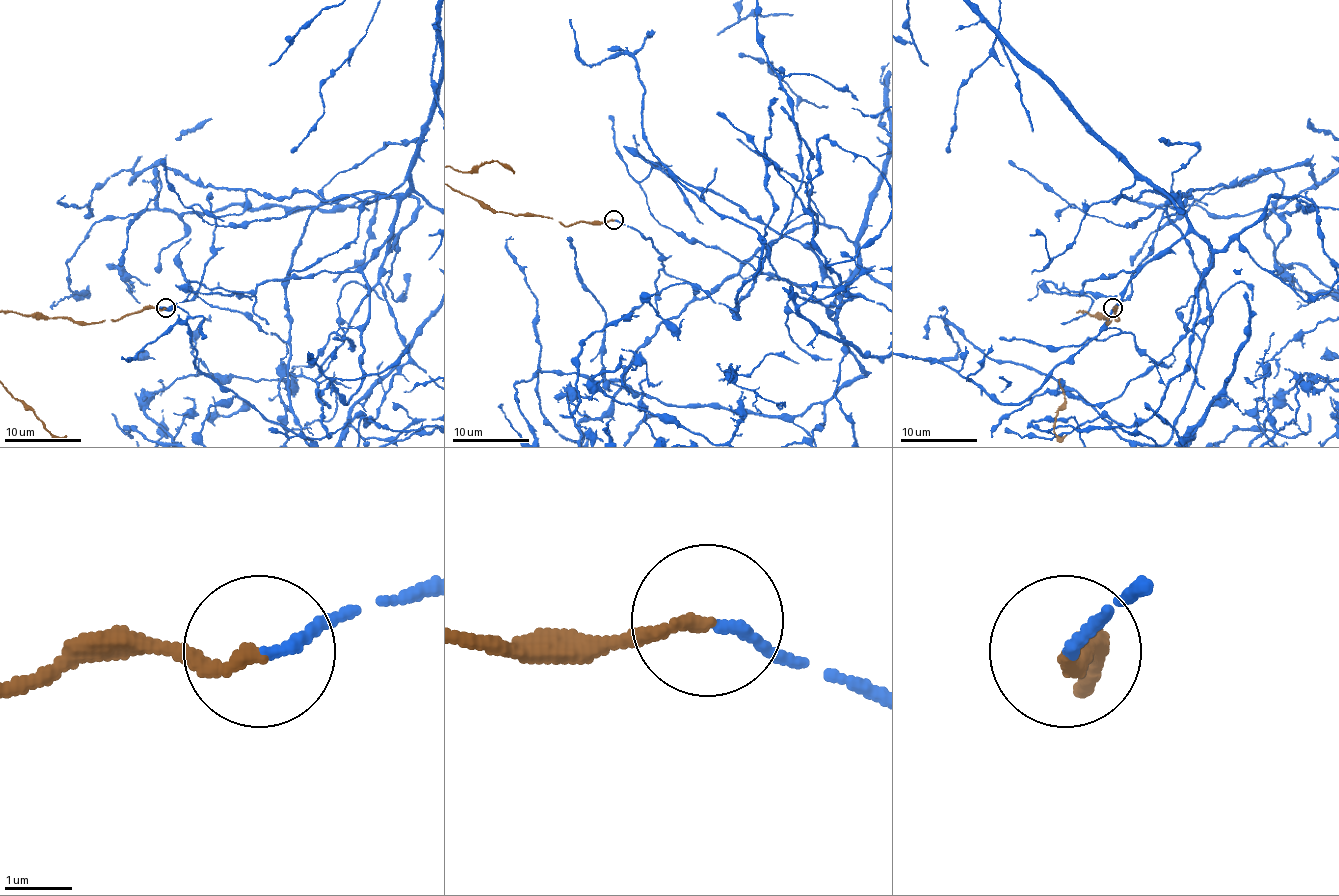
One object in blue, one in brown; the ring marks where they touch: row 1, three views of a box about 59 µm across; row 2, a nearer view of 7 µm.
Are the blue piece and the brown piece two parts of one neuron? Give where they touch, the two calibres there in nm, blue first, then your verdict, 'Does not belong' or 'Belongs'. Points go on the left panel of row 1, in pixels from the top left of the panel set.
Place: (165, 308). Thickness 140 nm (blue) against 190 nm. Belongs

